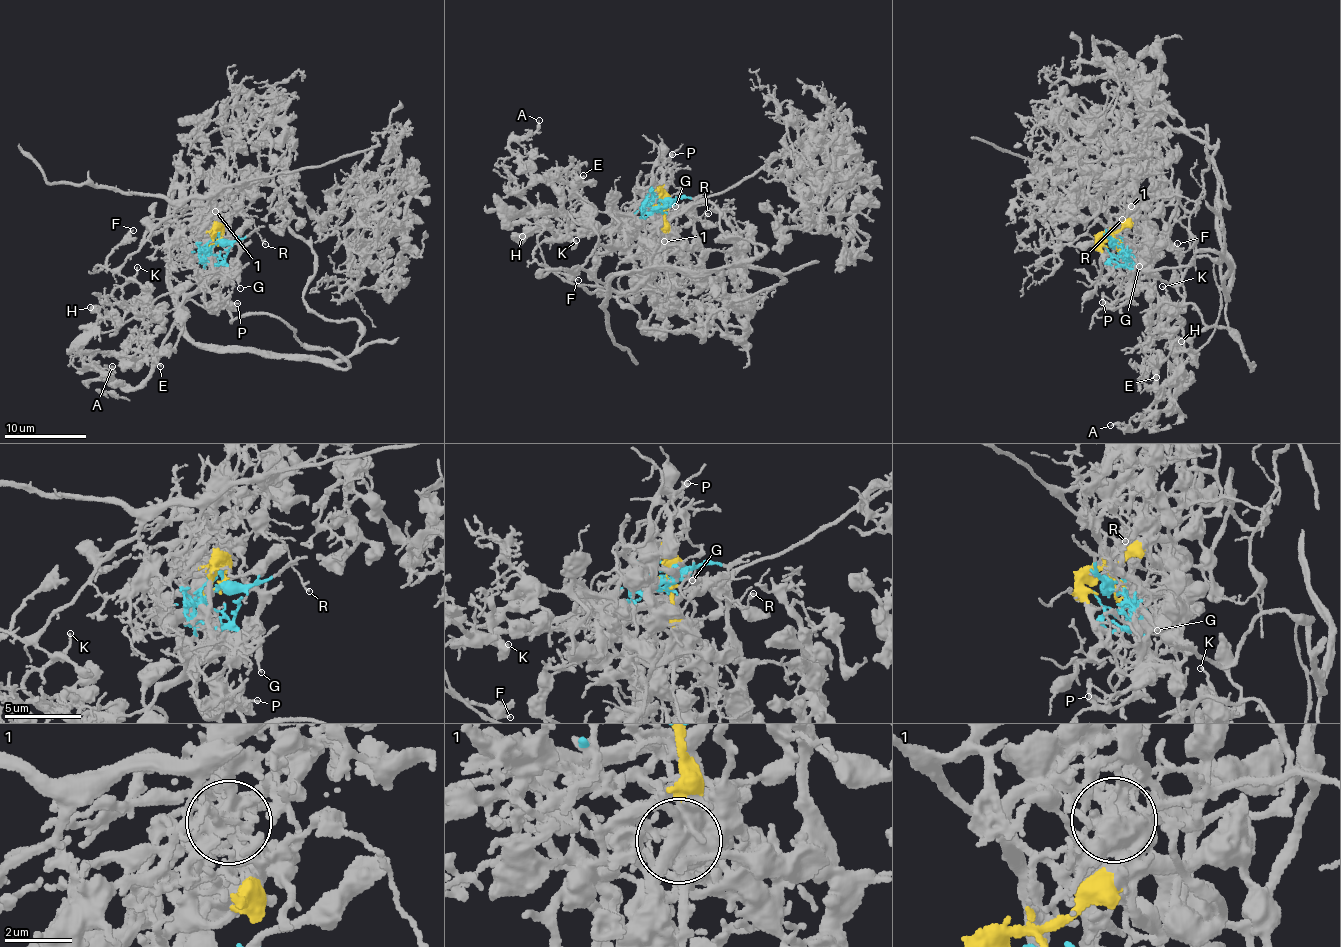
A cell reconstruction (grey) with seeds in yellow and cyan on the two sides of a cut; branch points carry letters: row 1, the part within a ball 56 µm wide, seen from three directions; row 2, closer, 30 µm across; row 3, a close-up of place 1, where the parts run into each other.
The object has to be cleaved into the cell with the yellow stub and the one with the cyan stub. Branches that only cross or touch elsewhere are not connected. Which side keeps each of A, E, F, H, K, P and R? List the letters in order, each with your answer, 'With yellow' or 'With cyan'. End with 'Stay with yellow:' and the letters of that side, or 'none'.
A: With cyan
E: With cyan
F: With yellow
H: With cyan
K: With cyan
P: With cyan
R: With yellow
Stay with yellow: F, R

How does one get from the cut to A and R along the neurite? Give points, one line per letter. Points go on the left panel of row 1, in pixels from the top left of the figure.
A: (217, 241), (179, 307), (187, 311), (175, 350), (128, 341), (118, 352), (70, 359), (86, 369), (112, 366)
R: (217, 240), (220, 218), (215, 213), (213, 192), (236, 185), (242, 190), (241, 210), (255, 226), (266, 245)

